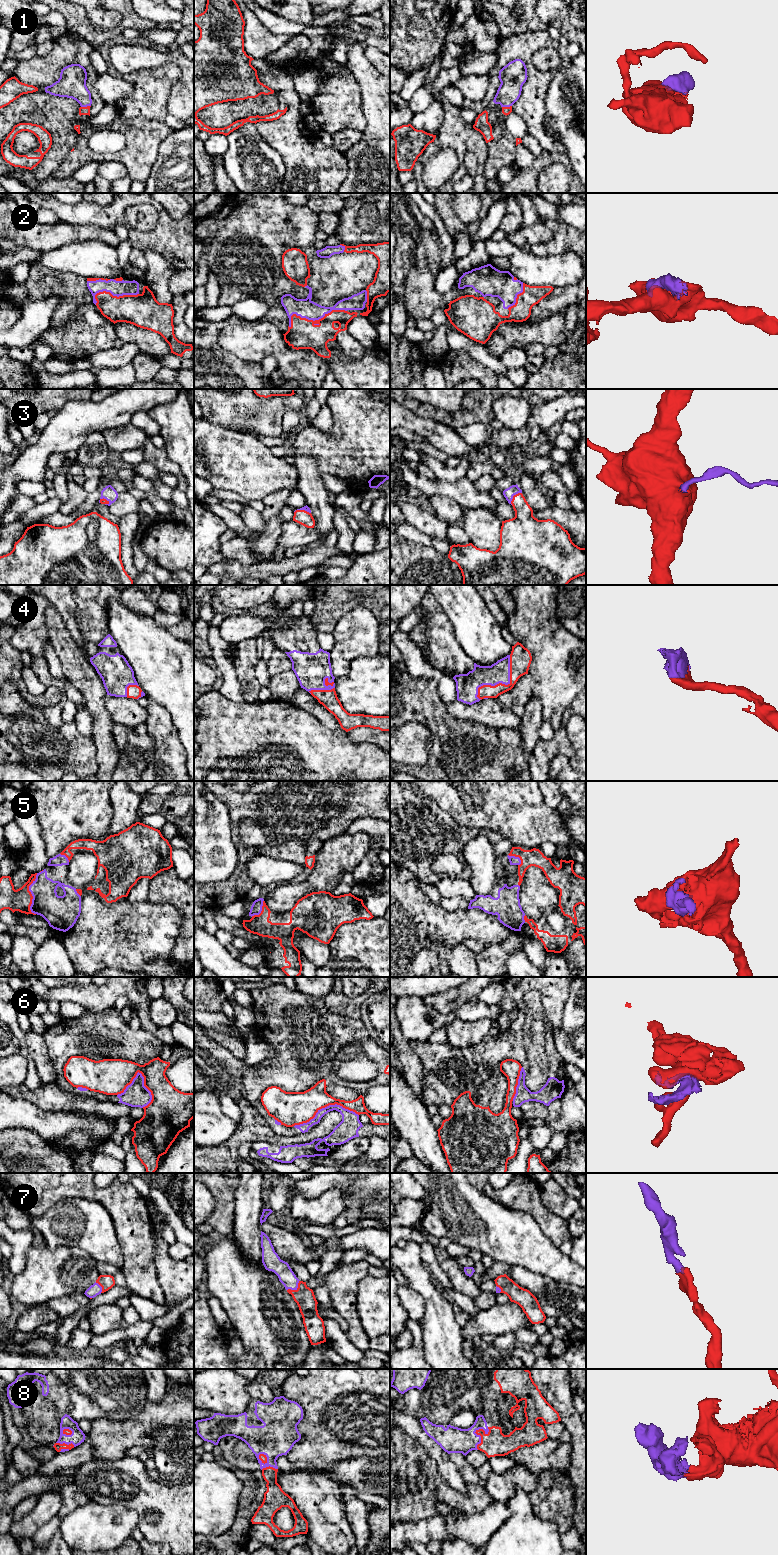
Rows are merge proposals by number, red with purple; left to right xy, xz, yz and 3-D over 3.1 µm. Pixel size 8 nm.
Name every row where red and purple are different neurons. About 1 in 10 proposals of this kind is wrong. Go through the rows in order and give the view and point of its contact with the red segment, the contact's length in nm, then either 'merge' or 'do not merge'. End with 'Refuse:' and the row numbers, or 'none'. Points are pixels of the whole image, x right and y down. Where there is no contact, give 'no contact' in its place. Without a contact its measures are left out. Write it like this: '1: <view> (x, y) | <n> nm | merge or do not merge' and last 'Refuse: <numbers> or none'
1: xy (85, 107) | 80 nm | merge
2: xz (312, 320) | 480 nm | merge
3: yz (513, 496) | 130 nm | merge
4: yz (501, 683) | 440 nm | merge
5: xy (31, 894) | 340 nm | merge
6: xz (325, 1106) | 550 nm | do not merge
7: xz (295, 1290) | 130 nm | merge
8: yz (476, 1433) | 200 nm | merge
Refuse: 6

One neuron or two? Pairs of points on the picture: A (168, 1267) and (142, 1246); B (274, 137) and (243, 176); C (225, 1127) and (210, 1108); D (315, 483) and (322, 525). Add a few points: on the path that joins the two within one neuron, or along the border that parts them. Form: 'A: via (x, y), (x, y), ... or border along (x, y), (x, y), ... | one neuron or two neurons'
A: border along (154, 1232), (154, 1264), (158, 1279) | two neurons
B: border along (255, 125), (259, 135), (280, 155), (284, 162) | two neurons
C: via (220, 1122), (214, 1116), (214, 1113) | one neuron
D: via (315, 493), (322, 515) | one neuron

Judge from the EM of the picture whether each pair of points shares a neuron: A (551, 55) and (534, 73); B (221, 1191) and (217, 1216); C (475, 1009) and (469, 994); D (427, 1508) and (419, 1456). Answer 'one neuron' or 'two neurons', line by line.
A: two neurons
B: one neuron
C: two neurons
D: one neuron

